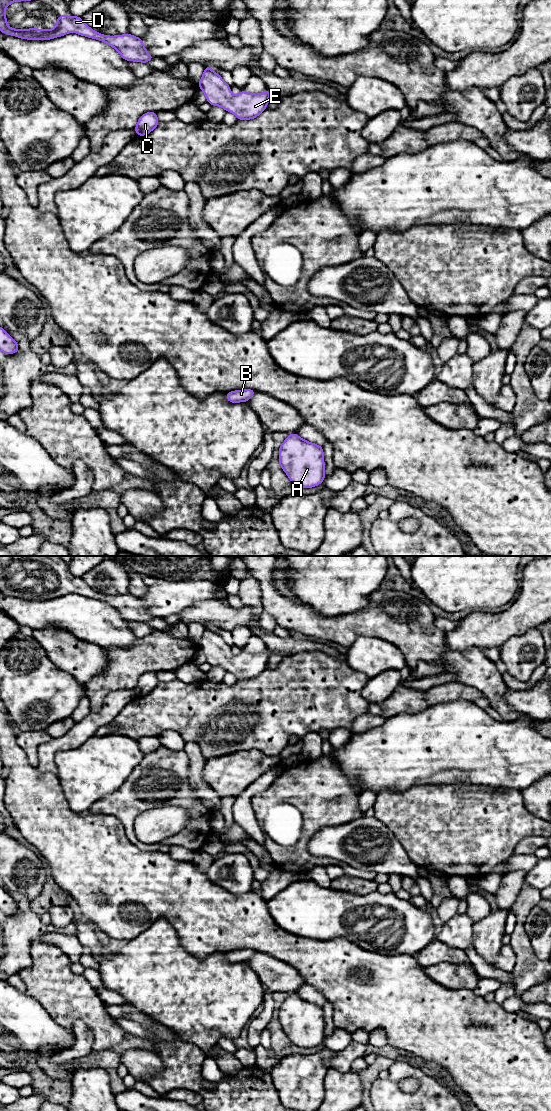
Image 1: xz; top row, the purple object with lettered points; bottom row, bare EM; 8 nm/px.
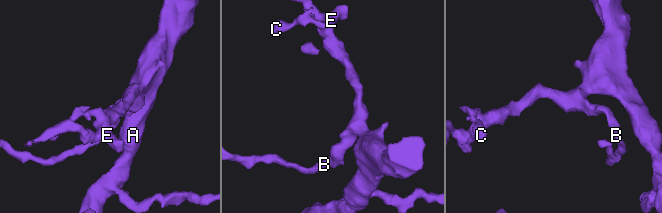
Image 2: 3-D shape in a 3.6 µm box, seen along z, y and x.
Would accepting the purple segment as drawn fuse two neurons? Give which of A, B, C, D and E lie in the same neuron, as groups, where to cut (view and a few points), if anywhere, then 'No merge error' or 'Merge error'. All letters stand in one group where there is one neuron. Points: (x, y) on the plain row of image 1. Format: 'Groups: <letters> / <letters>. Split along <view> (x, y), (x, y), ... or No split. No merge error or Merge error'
Groups: A B C D E. No split. No merge error

